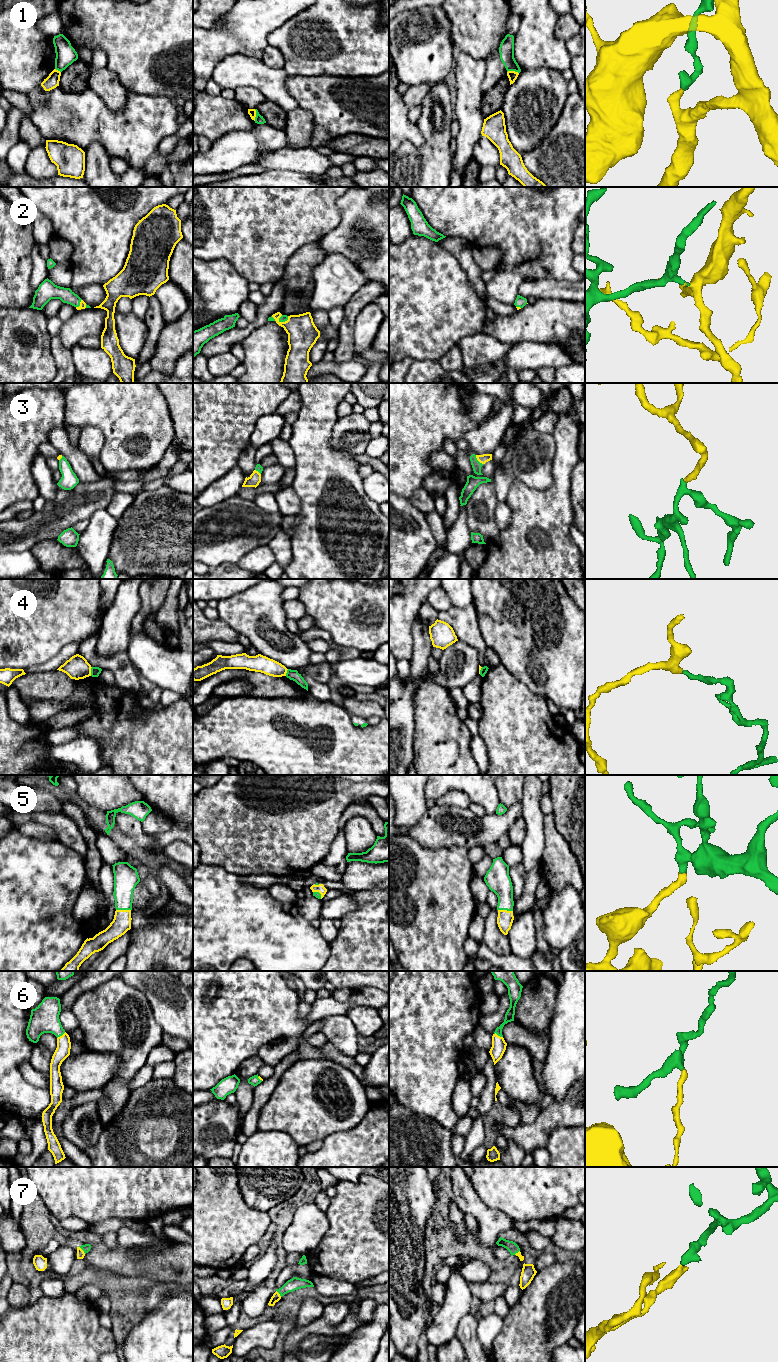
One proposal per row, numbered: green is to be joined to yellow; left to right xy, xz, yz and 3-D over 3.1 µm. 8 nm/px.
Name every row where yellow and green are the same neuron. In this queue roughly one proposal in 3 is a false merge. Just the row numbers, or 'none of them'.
2, 3, 5, 6, 7

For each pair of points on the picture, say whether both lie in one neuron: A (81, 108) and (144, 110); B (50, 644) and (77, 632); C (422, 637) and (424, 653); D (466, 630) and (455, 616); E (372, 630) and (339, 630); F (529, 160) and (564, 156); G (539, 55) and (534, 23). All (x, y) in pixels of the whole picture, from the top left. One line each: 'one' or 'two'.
A: one
B: one
C: one
D: one
E: one
F: one
G: one

